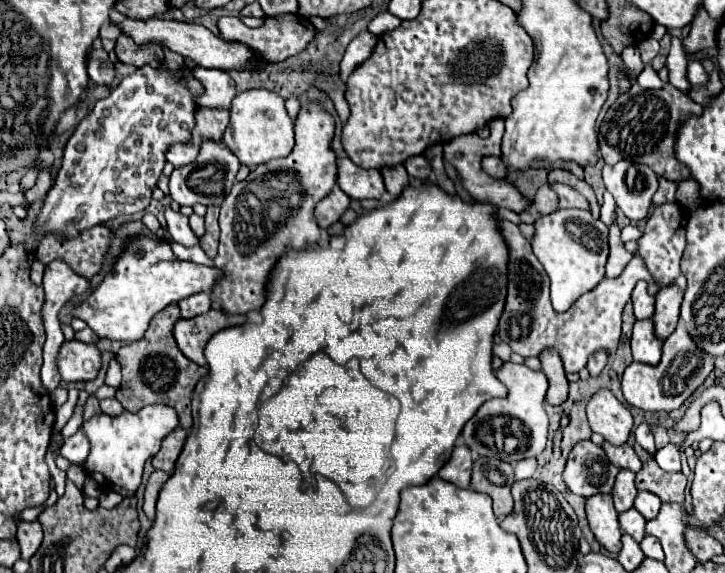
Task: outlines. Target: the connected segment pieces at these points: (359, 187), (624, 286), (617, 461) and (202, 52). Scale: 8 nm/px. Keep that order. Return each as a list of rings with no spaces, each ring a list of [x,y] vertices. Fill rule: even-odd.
[[[339,136],[333,138],[333,150],[337,154],[337,186],[353,200],[365,200],[365,198],[379,200],[385,194],[381,172],[355,166],[343,152],[339,140],[341,140]]]
[[[501,220],[501,232],[509,244],[509,290],[507,304],[503,316],[499,320],[499,338],[511,346],[513,352],[529,358],[539,356],[545,348],[557,348],[567,372],[579,372],[587,366],[589,354],[597,350],[607,350],[609,354],[617,350],[621,338],[621,312],[631,292],[639,280],[649,284],[651,294],[657,294],[659,286],[653,286],[653,278],[649,278],[649,270],[645,270],[645,262],[633,256],[623,274],[615,280],[605,278],[595,290],[583,294],[581,302],[573,304],[567,312],[559,314],[551,306],[549,298],[549,278],[541,262],[535,258],[531,250],[531,242],[523,238],[519,228],[507,220]],[[529,314],[531,324],[521,324],[521,316]]]
[[[609,442],[603,444],[603,450],[607,454],[607,458],[617,466],[617,468],[627,468],[631,472],[639,472],[641,470],[641,460],[635,454],[635,450],[629,444],[623,446],[613,446]]]
[[[125,18],[121,24],[117,24],[119,30],[133,38],[135,44],[161,44],[167,46],[169,50],[181,54],[183,58],[191,60],[197,66],[205,66],[205,68],[219,68],[219,70],[241,70],[241,68],[249,68],[249,66],[259,66],[259,62],[255,60],[255,54],[251,50],[247,50],[243,44],[237,42],[227,42],[221,40],[219,36],[215,36],[211,30],[207,30],[205,26],[199,24],[189,24],[189,22],[177,22],[177,20],[161,20],[161,18],[147,18],[147,20],[133,20],[133,18]]]

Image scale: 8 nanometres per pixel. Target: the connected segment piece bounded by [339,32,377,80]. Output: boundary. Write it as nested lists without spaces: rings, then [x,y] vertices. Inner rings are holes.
[[[361,32],[345,50],[345,56],[341,60],[341,70],[339,70],[339,76],[343,80],[349,78],[351,70],[355,70],[361,62],[365,62],[371,52],[373,52],[373,46],[377,42],[377,36],[371,34],[371,32]]]

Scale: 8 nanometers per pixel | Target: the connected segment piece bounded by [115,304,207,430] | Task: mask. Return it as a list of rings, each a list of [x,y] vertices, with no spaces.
[[[169,304],[159,314],[153,316],[145,336],[129,346],[121,346],[117,352],[117,362],[121,364],[121,386],[115,398],[129,412],[137,412],[149,404],[167,404],[177,410],[181,426],[191,428],[191,394],[195,384],[207,374],[207,368],[197,366],[181,354],[173,338],[173,324],[179,320],[179,306]]]

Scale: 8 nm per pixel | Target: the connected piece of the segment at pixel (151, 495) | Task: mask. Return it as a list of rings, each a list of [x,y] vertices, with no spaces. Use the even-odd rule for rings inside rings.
[[[155,470],[147,482],[147,488],[145,488],[145,504],[143,504],[143,510],[147,514],[149,520],[155,520],[155,502],[157,502],[157,496],[159,496],[159,490],[161,486],[169,480],[169,474],[163,472],[163,470]]]

